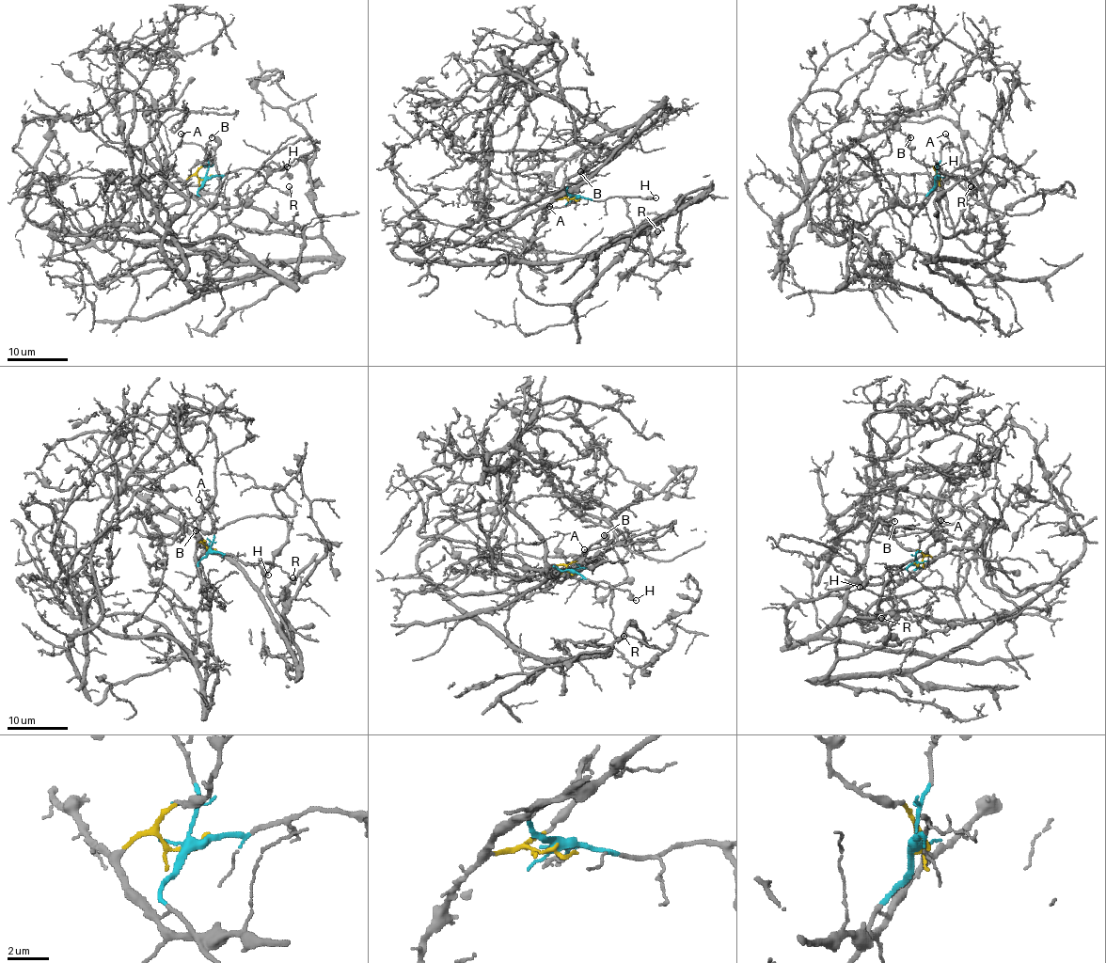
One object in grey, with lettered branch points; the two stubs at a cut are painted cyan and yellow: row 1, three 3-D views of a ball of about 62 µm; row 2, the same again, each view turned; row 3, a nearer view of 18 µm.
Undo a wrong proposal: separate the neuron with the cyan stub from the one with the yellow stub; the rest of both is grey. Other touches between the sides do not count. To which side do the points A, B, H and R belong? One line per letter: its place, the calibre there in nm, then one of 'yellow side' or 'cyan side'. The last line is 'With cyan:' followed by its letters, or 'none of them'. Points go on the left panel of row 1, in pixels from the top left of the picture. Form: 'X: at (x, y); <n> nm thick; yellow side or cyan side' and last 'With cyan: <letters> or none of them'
A: at (181, 134); 140 nm thick; cyan side
B: at (212, 137); 190 nm thick; yellow side
H: at (287, 166); 240 nm thick; cyan side
R: at (289, 186); 400 nm thick; cyan side
With cyan: A, H, R

